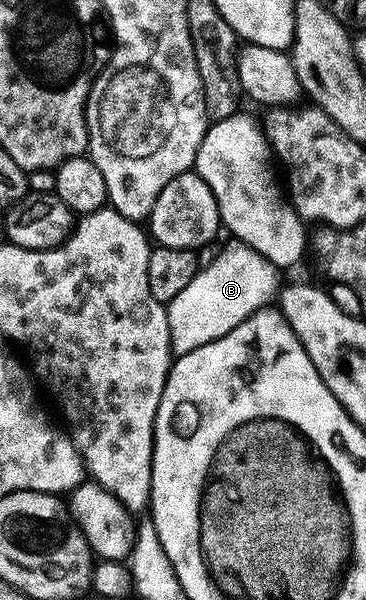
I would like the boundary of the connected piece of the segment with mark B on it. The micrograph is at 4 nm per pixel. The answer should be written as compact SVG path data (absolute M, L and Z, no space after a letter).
M245 246L233 247L223 247L218 257L199 270L192 278L192 282L188 282L188 286L184 286L184 290L180 290L180 294L176 294L176 298L172 298L166 304L166 317L170 327L170 346L175 353L191 352L200 346L219 340L221 336L228 334L236 326L240 326L240 322L247 320L253 312L267 307L273 301L270 300L273 296L275 299L279 295L279 269L275 268L252 248Z

